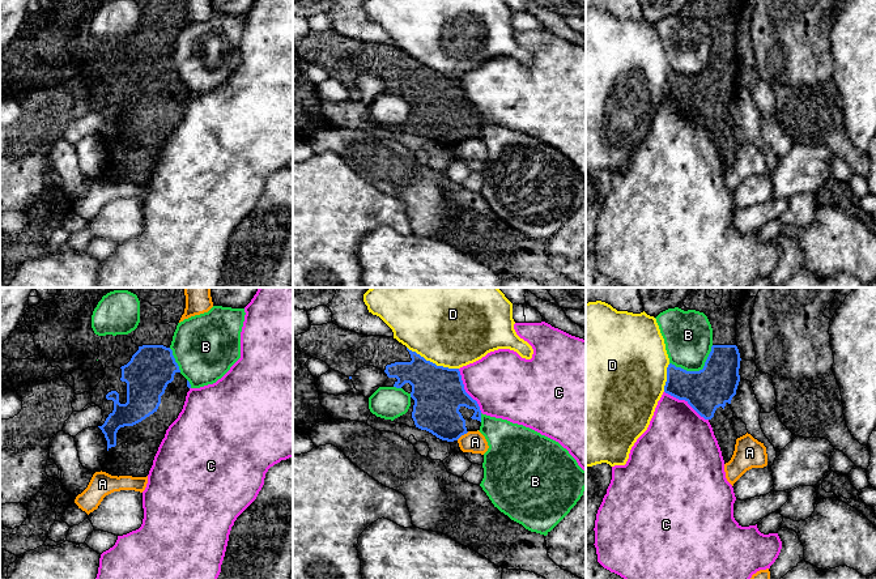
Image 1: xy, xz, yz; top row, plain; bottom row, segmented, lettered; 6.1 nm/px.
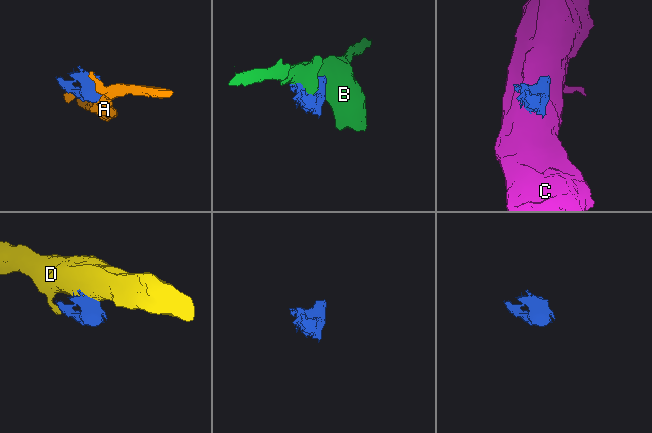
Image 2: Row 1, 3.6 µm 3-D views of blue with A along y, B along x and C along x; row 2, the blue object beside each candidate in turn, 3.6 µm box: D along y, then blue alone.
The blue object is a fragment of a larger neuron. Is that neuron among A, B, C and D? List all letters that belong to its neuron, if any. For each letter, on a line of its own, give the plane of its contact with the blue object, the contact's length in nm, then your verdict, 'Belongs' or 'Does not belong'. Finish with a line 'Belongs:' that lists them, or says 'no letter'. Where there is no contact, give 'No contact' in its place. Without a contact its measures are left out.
A: Touches blue in xz. Shared border 90 nm. Does not belong
B: Touches blue in yz. Shared border 300 nm. Does not belong
C: Touches blue in xz. Shared border 300 nm. Does not belong
D: Touches blue in xz. Shared border 340 nm. Does not belong
Belongs: no letter

